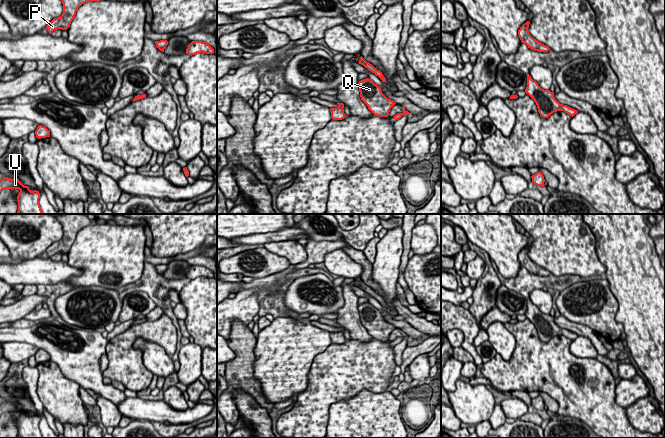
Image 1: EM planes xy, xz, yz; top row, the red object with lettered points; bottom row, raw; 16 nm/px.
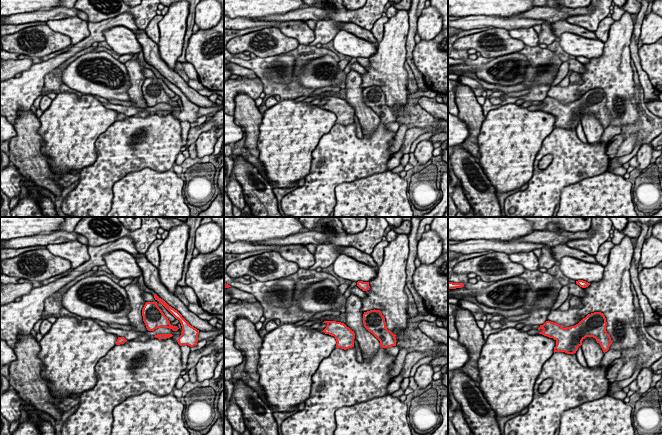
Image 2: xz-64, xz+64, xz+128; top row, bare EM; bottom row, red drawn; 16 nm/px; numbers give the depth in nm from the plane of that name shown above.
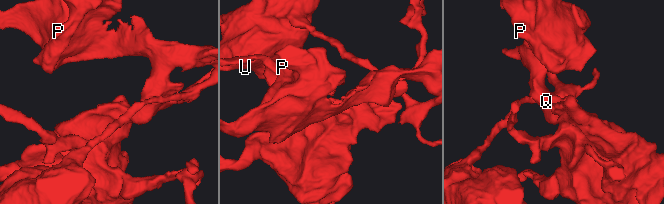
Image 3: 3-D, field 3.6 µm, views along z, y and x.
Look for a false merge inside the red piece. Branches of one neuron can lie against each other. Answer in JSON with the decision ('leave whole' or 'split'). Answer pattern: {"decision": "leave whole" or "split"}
{"decision": "split"}

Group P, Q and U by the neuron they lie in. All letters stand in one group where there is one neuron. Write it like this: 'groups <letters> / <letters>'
groups P Q / U

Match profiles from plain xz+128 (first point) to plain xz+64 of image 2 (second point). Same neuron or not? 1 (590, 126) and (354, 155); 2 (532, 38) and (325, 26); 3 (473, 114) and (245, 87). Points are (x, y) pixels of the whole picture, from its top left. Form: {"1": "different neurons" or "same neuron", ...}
{"1": "different neurons", "2": "different neurons", "3": "different neurons"}

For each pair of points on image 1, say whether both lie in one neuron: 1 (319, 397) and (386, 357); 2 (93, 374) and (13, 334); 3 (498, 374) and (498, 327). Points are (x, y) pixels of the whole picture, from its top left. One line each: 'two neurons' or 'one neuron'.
1: one neuron
2: one neuron
3: two neurons

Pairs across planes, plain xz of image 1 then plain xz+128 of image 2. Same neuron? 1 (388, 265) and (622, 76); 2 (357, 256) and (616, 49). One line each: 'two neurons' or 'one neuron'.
1: one neuron
2: two neurons

